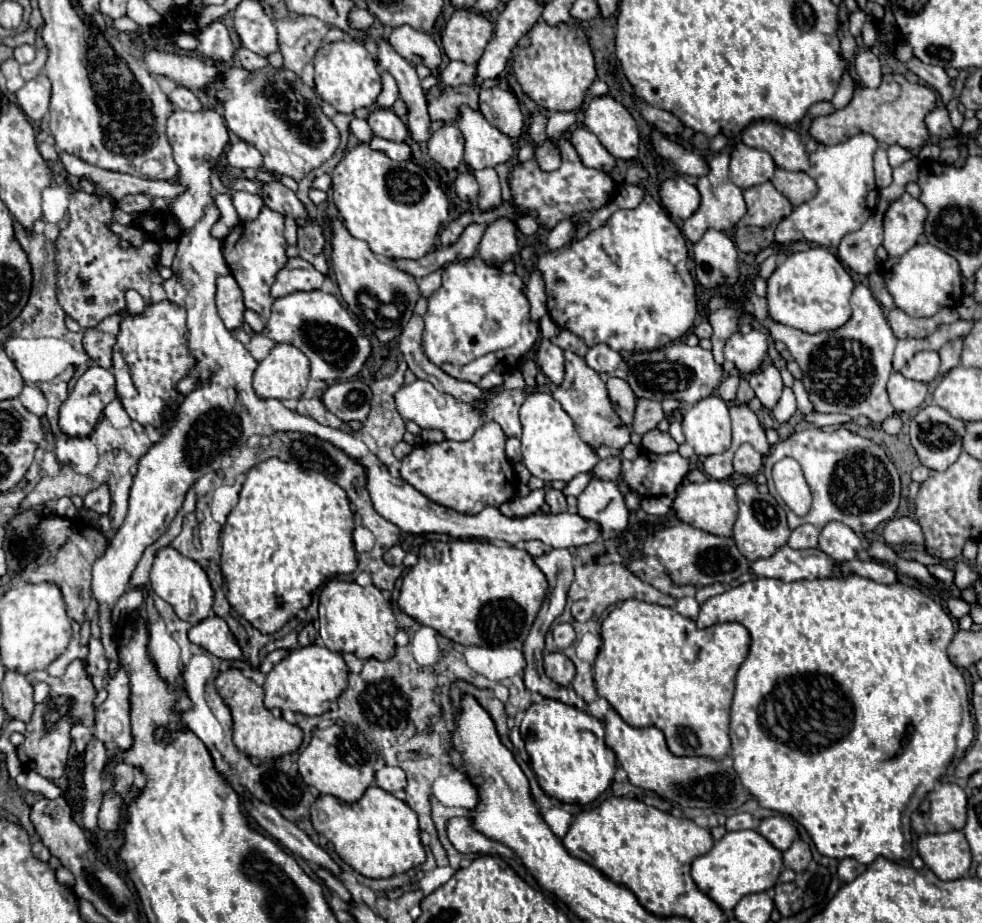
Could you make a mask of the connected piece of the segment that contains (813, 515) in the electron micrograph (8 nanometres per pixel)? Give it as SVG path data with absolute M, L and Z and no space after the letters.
M840 426L834 432L824 432L820 428L808 428L790 434L786 440L780 440L772 446L770 454L764 460L764 474L770 484L770 492L774 496L770 470L782 458L794 458L806 476L806 482L812 490L814 502L806 516L796 516L788 510L788 526L790 530L798 528L804 522L814 524L816 528L824 528L828 522L838 520L850 526L856 534L872 532L880 522L890 520L900 504L900 478L892 460L886 456L882 446L874 444L868 438L862 438L848 428Z

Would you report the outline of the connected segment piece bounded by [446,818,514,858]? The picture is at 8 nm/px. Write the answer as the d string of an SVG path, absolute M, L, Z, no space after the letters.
M470 818L448 820L446 832L448 832L448 840L460 854L472 852L472 854L494 854L494 856L502 856L502 858L514 858L514 852L508 846L504 846L492 838L486 838L484 834L474 830L470 824Z

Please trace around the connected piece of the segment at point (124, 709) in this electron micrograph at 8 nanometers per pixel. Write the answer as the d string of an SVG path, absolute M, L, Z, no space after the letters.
M118 668L116 678L106 676L108 698L98 706L96 716L96 738L100 742L114 742L118 748L132 748L130 732L130 684L128 674Z

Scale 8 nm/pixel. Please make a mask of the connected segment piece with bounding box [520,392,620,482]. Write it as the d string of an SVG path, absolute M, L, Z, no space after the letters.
M548 392L528 394L520 408L522 422L522 462L532 472L532 476L552 482L552 480L572 480L580 472L590 472L602 458L616 456L620 450L614 448L590 448L584 444L576 432L574 420L560 408L560 402L552 398Z

